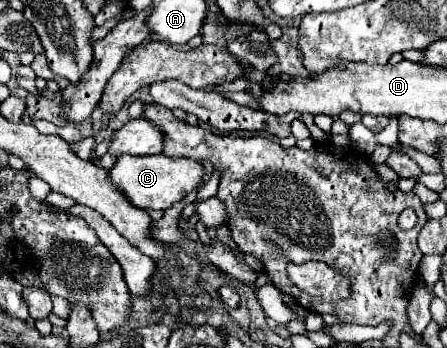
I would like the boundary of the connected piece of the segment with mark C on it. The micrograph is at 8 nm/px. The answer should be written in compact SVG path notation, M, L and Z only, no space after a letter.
M122 155L116 159L114 167L108 171L108 181L114 185L134 207L138 209L168 209L180 201L188 191L196 189L204 175L202 165L192 159L172 159L166 155Z

